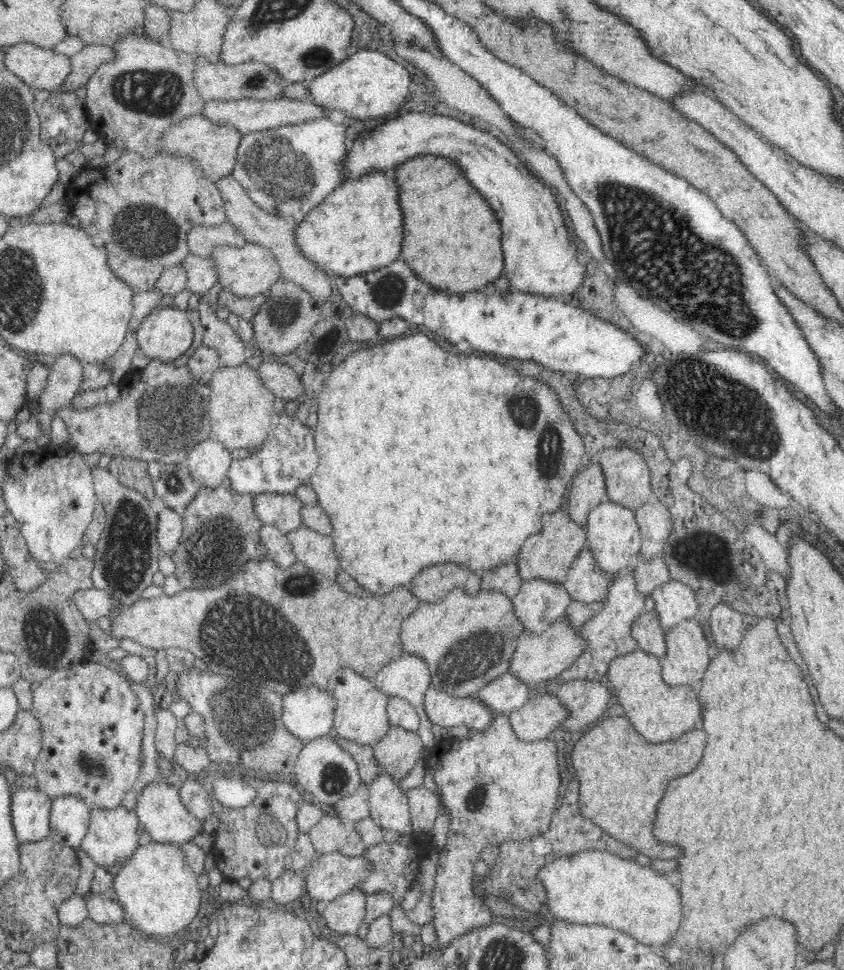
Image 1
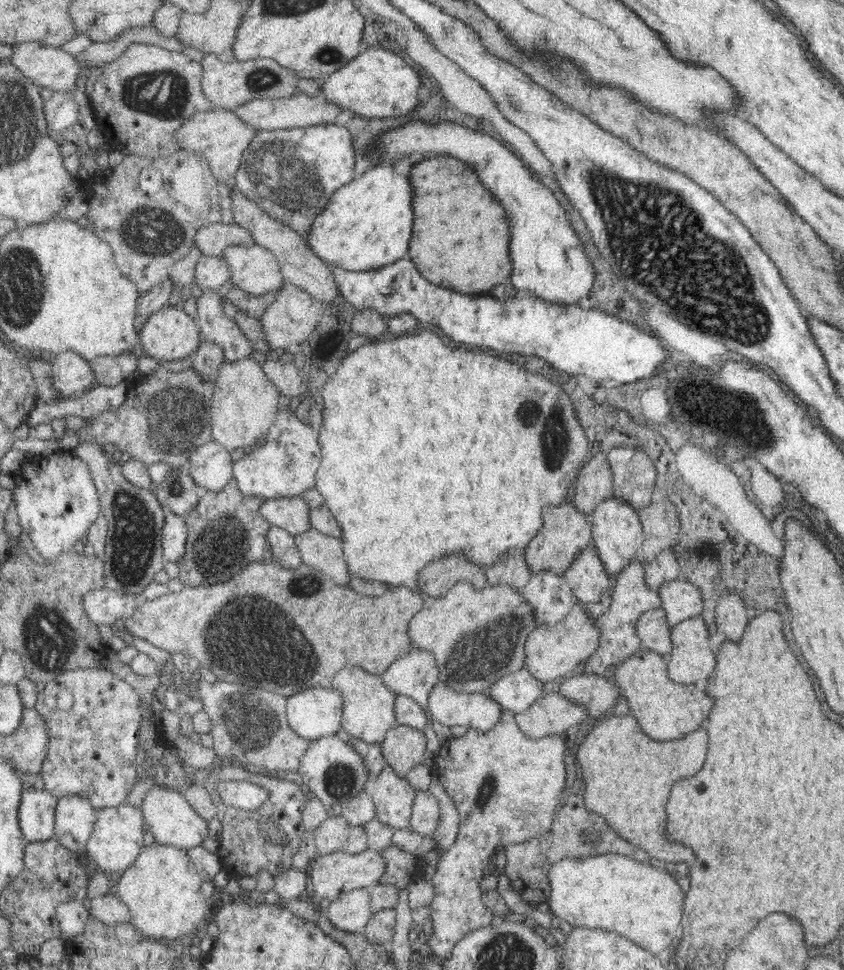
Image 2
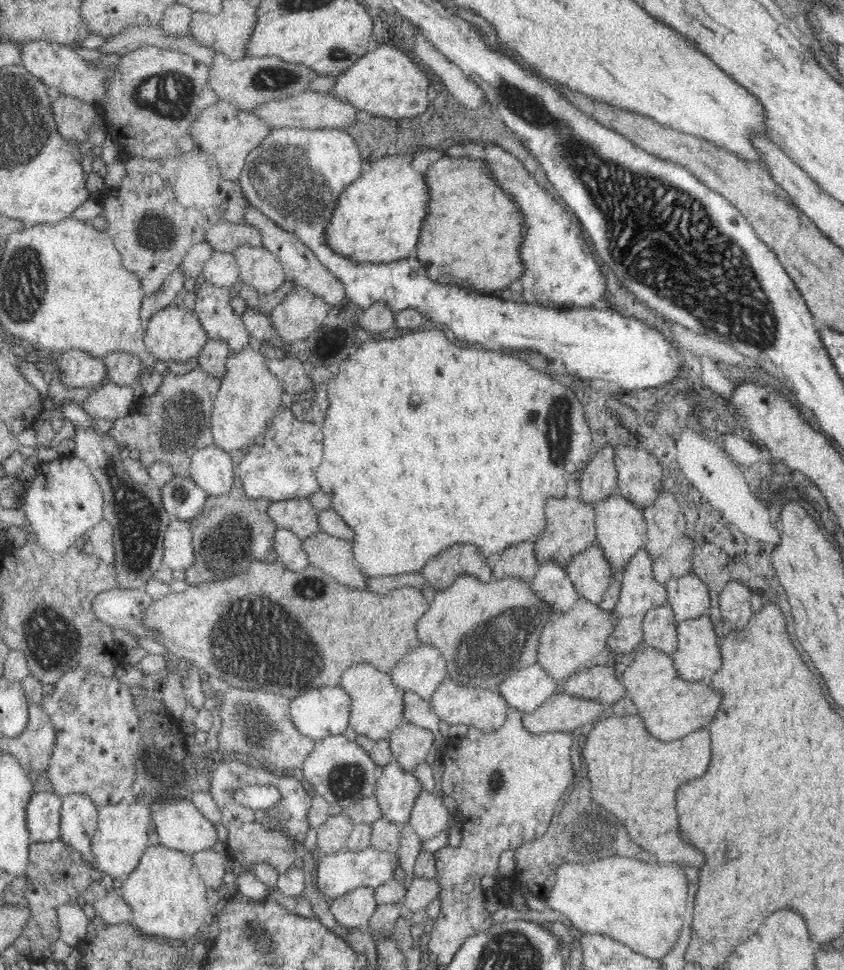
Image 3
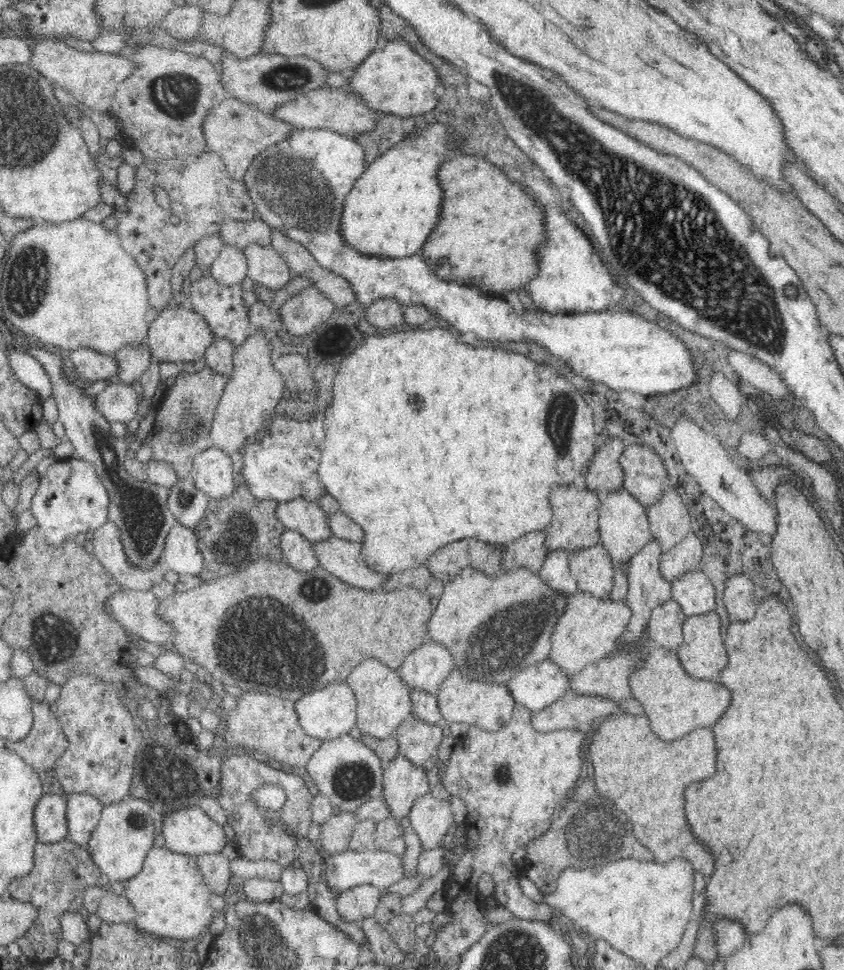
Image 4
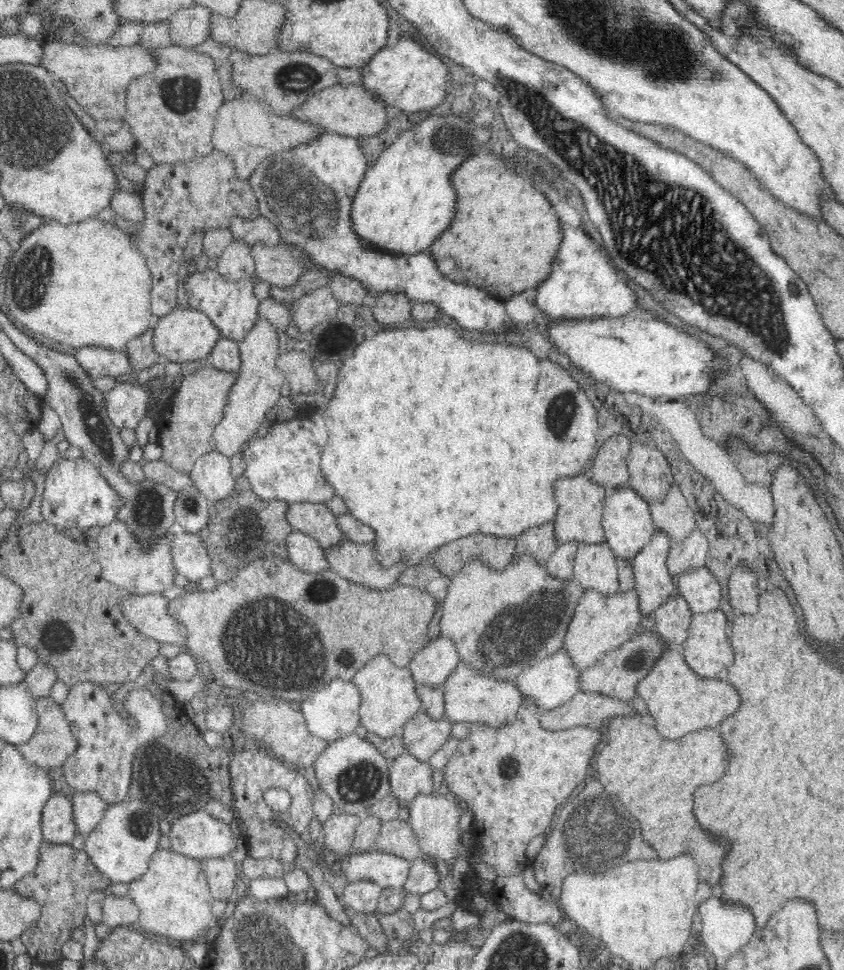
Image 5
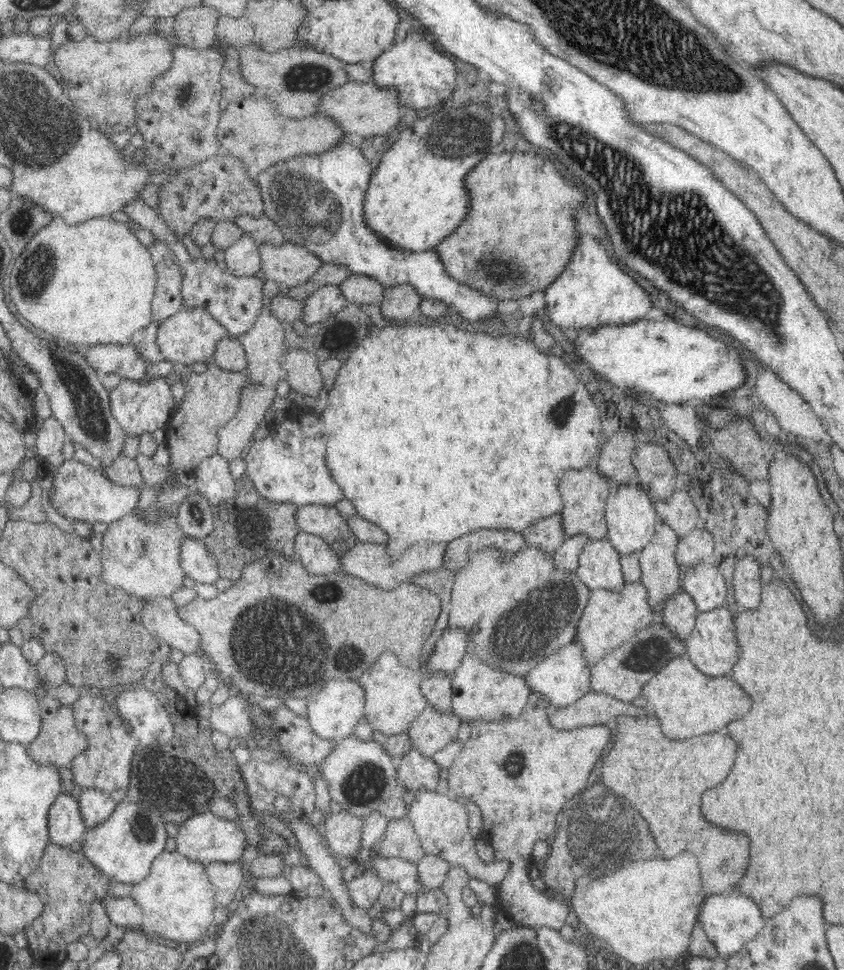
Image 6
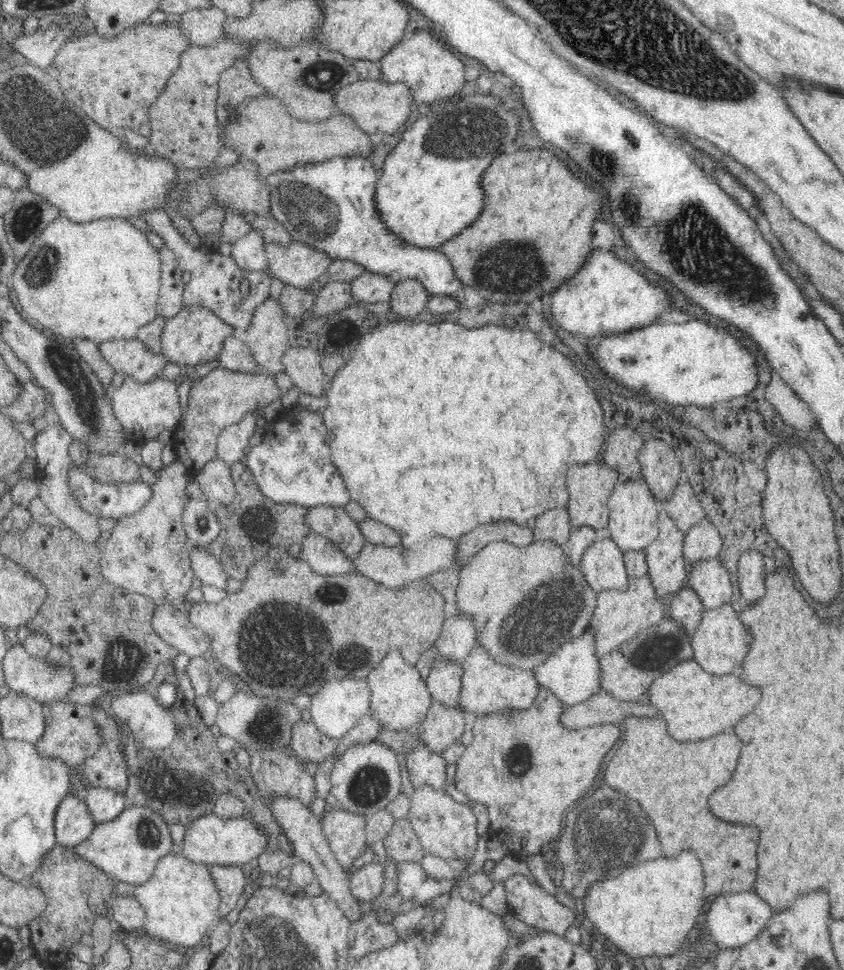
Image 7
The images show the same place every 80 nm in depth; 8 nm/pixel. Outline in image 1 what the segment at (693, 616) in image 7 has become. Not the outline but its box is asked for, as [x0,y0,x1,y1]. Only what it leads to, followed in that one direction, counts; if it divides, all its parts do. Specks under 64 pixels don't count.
[630,610,666,659]

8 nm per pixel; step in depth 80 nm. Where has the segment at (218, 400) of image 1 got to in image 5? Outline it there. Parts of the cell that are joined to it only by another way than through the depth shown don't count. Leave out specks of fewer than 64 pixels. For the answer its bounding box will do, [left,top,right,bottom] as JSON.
[212,318,285,458]

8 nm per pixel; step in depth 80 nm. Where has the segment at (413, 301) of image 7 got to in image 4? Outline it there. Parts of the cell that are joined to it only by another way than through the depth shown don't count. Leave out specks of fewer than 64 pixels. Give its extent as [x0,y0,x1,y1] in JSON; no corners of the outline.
[365,297,404,333]

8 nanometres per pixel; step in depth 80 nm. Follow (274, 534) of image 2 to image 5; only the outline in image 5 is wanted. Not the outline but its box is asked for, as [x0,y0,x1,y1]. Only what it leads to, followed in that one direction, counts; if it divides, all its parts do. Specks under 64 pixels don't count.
[284,530,329,573]

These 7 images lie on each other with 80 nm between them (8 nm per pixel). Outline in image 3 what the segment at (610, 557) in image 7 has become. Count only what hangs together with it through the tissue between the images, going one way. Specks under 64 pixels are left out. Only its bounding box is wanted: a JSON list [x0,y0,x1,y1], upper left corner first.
[565,544,615,605]

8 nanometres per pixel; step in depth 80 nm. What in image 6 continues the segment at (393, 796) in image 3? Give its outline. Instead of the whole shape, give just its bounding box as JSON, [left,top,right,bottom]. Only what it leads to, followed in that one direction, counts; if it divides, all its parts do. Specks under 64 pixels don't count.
[396,748,441,793]

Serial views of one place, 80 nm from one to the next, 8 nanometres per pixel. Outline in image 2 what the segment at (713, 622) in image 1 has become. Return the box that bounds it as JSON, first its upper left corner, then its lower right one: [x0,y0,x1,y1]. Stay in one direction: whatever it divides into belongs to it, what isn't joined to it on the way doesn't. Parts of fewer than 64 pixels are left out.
[715,591,748,642]

